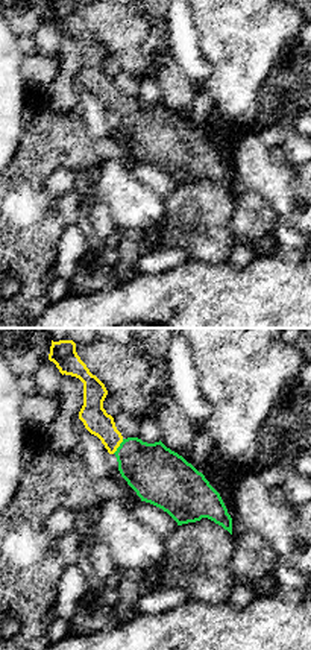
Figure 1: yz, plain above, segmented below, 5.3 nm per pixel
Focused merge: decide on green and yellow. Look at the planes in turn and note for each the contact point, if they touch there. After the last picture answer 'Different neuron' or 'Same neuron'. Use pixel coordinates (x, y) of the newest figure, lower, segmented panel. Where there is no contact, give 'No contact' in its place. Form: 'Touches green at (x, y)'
Touches green at (119, 447)

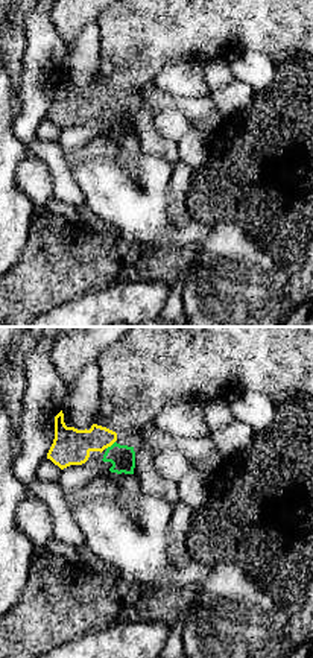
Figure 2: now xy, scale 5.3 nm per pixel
Touches green at (111, 446)

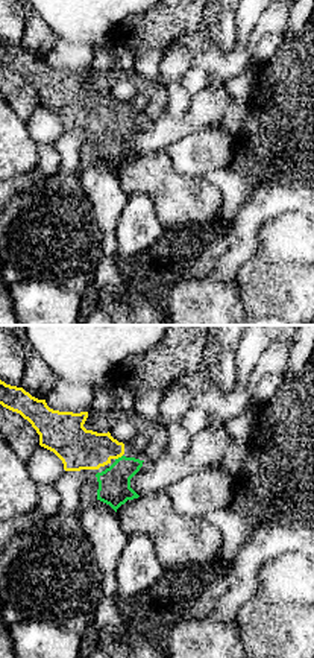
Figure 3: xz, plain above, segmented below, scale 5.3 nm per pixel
Touches green at (119, 458)

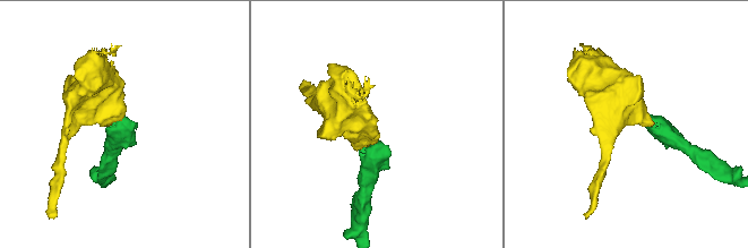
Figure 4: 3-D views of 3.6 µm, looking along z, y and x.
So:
Same neuron

